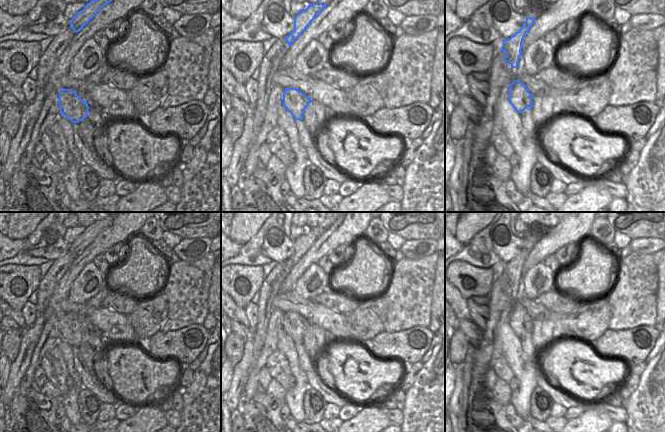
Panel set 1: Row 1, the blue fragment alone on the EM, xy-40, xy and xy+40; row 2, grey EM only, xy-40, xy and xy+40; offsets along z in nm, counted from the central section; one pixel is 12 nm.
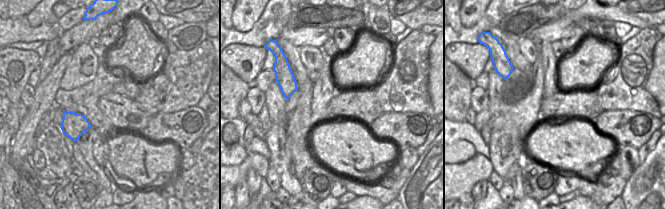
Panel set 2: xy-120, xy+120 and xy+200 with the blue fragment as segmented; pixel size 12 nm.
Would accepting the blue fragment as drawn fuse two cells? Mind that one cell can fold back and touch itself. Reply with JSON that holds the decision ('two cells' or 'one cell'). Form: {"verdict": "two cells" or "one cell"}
{"verdict": "two cells"}

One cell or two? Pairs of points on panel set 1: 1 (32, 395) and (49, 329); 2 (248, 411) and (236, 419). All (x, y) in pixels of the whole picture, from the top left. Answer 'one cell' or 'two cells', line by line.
1: two cells
2: two cells

